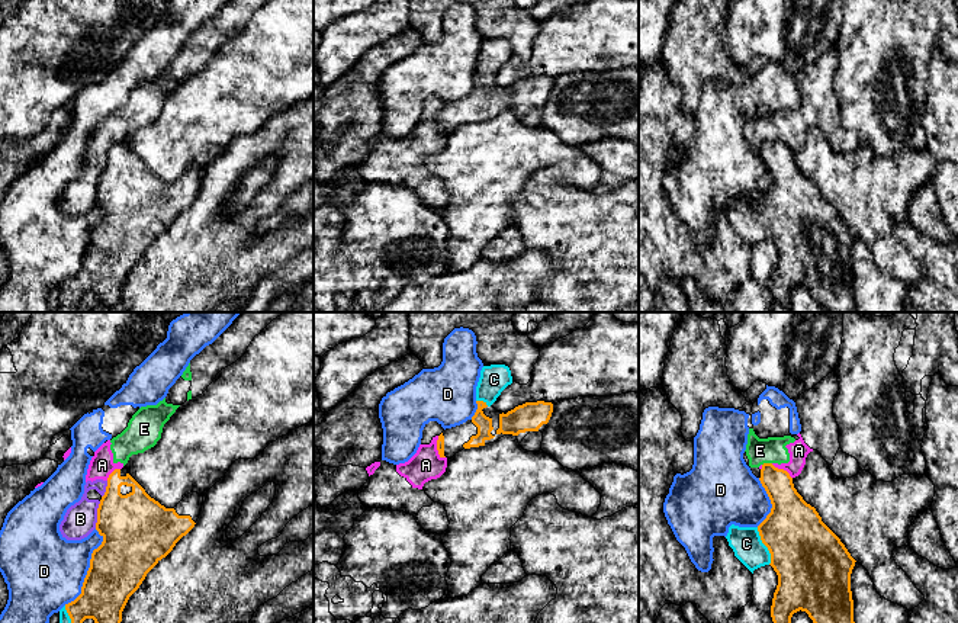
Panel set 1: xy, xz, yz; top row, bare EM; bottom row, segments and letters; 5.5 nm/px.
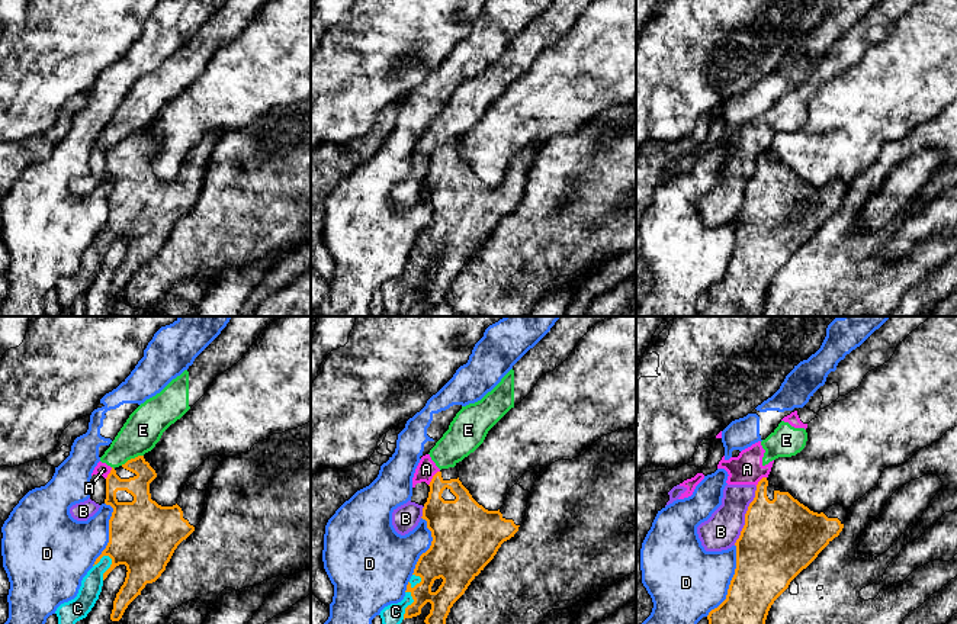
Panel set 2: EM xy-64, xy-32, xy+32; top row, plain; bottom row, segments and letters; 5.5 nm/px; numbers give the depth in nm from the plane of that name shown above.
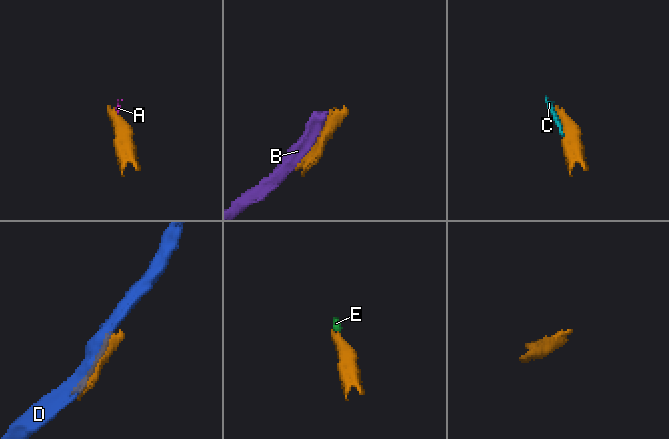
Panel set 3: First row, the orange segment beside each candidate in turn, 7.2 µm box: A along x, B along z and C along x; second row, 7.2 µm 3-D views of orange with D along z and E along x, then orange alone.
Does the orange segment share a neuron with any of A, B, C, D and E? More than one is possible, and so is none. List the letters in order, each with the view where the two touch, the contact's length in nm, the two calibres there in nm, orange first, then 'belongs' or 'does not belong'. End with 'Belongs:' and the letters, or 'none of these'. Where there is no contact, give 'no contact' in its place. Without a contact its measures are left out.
A: xz | 130 nm | 50/170 nm | does not belong
B: xy | 160 nm | 400/180 nm | does not belong
C: yz | 220 nm | 400/170 nm | belongs
D: xy | 460 nm | 320/440 nm | does not belong
E: yz | 60 nm | 170/140 nm | does not belong
Belongs: C

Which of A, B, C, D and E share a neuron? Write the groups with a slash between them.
A B E / C / D

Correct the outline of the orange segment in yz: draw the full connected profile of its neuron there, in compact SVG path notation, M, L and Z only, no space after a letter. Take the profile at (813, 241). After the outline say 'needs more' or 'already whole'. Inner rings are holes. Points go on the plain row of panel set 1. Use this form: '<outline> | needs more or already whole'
M763 138L759 155L771 174L771 187L758 202L739 202L732 199L726 213L734 231L752 248L755 244L765 240L771 240L777 247L778 260L771 280L774 301L781 302L787 308L793 289L801 285L808 289L813 298L827 312L855 312L851 248L856 235L851 231L840 213L822 196L816 183L807 179L797 167L793 152L787 145L778 144L772 138Z | needs more

